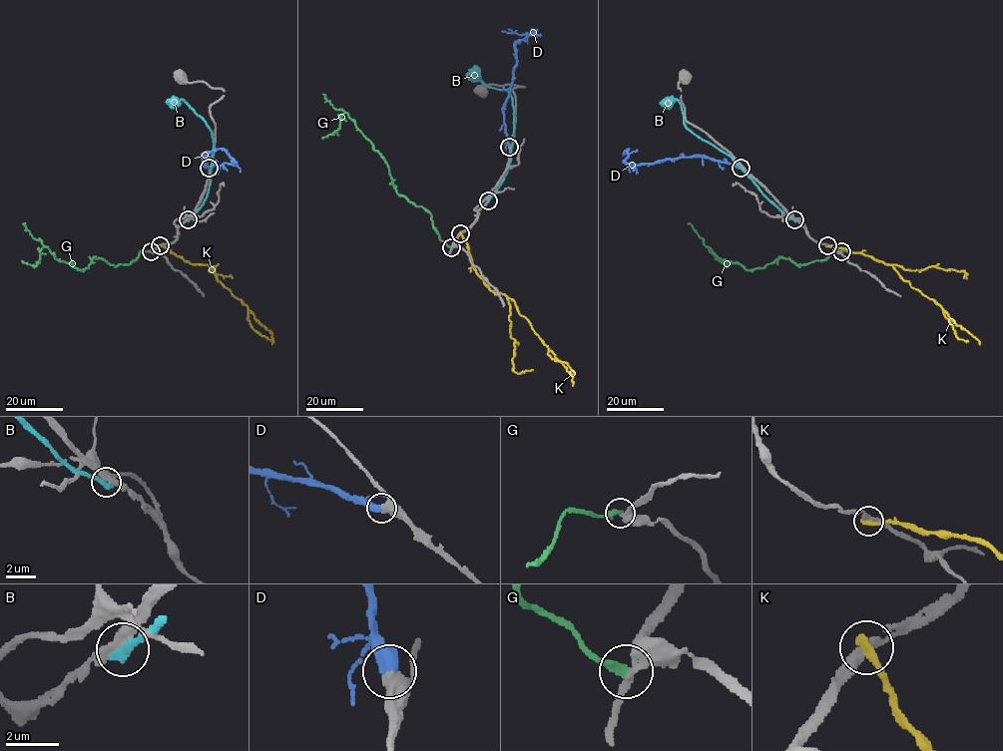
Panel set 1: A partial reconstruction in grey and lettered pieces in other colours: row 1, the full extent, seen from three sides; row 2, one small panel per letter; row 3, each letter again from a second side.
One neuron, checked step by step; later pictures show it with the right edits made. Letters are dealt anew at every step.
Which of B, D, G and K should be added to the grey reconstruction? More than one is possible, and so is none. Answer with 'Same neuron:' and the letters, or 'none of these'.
Same neuron: D

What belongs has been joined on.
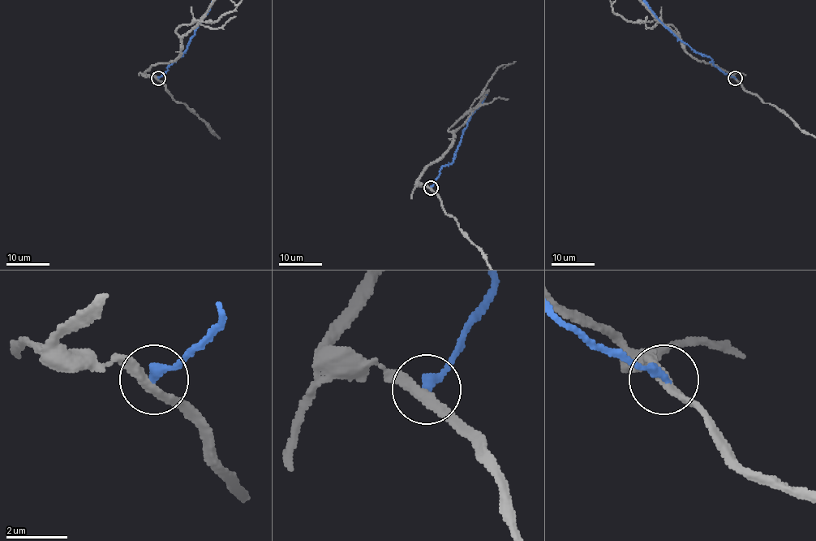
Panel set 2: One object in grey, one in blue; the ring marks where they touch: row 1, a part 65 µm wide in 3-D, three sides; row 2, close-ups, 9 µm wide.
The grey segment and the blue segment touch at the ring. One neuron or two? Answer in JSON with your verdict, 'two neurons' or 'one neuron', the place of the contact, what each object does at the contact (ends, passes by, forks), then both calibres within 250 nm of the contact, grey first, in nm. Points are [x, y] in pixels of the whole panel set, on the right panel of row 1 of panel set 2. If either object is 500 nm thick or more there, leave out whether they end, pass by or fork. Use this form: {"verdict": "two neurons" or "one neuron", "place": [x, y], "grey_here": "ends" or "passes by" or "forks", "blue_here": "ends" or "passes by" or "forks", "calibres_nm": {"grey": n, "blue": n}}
{"verdict": "two neurons", "place": [735, 78], "grey_here": "passes by", "blue_here": "ends", "calibres_nm": {"grey": 280, "blue": 320}}

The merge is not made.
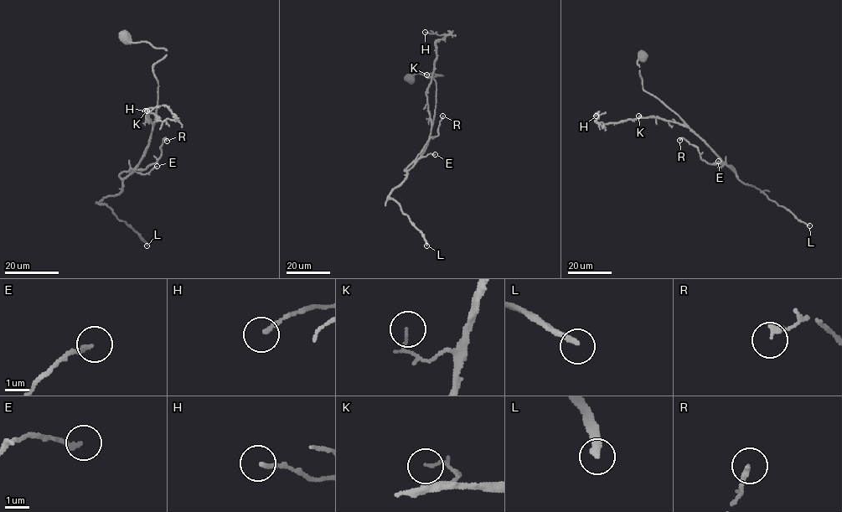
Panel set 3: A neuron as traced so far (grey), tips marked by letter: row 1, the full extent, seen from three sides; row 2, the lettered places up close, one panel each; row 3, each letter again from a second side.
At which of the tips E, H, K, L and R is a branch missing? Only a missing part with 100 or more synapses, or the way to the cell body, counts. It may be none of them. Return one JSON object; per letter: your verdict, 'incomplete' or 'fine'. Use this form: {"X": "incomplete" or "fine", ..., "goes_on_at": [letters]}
{"E": "fine", "H": "fine", "K": "fine", "L": "incomplete", "R": "fine", "goes_on_at": ["L"]}

